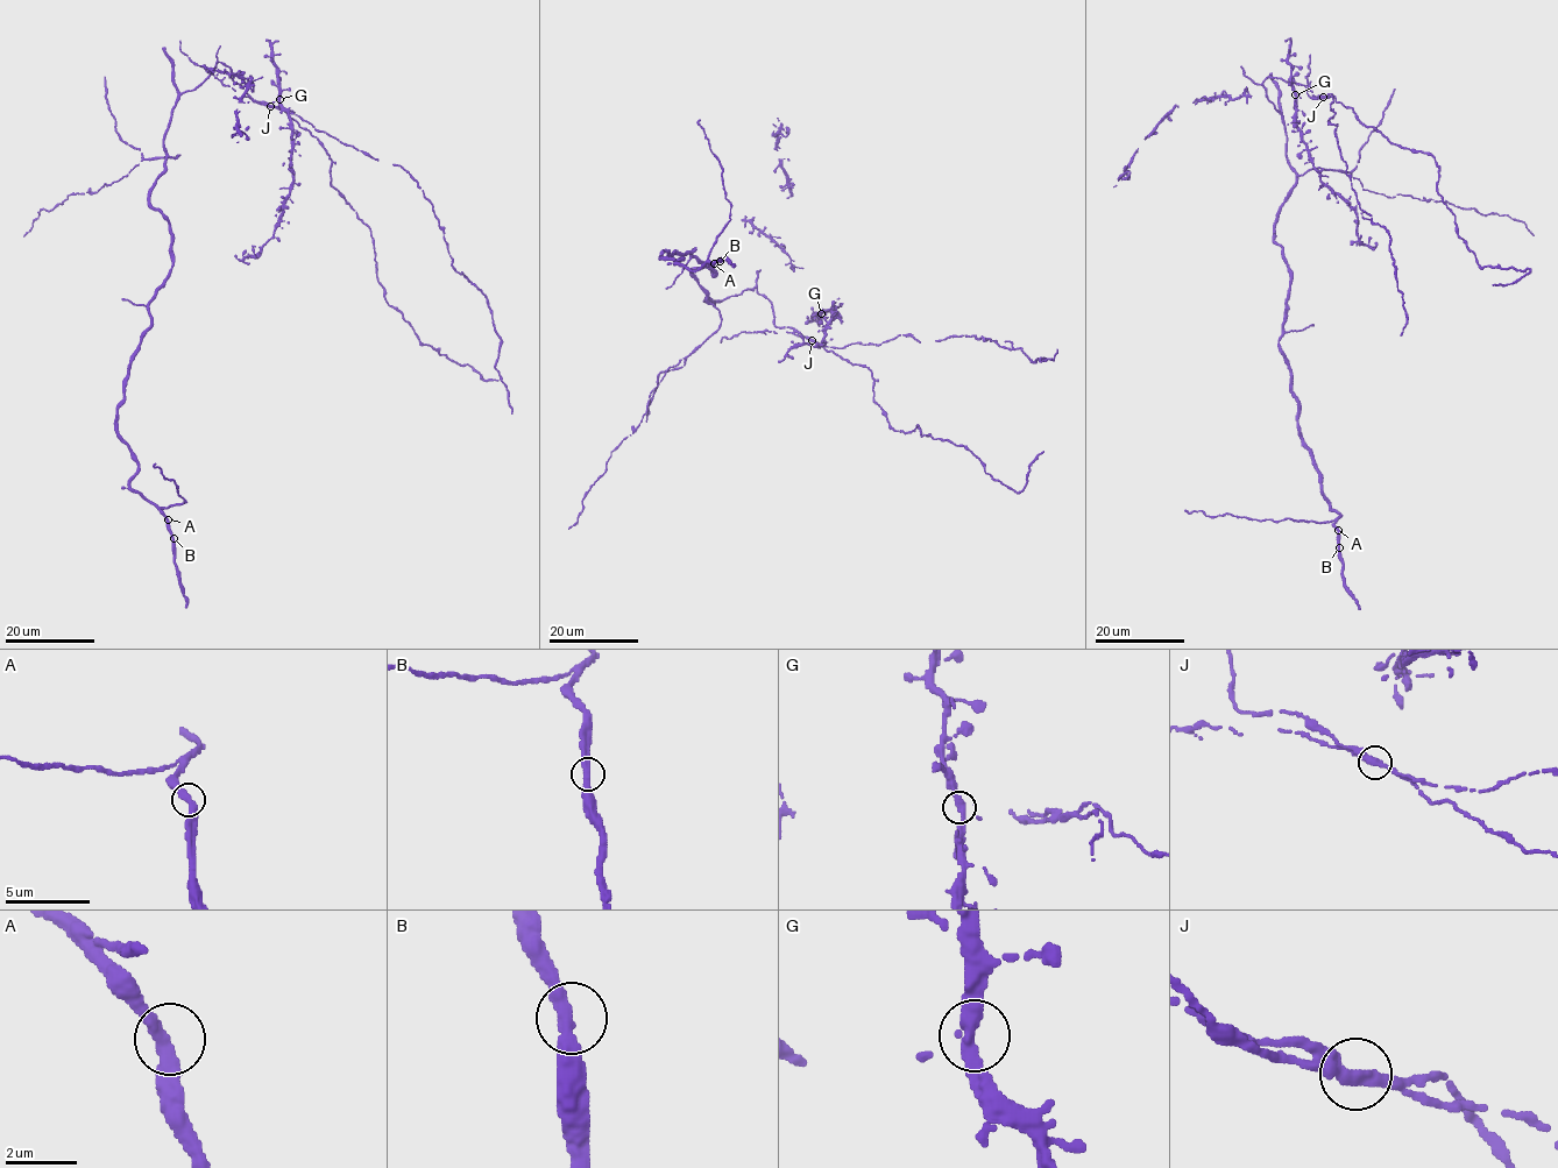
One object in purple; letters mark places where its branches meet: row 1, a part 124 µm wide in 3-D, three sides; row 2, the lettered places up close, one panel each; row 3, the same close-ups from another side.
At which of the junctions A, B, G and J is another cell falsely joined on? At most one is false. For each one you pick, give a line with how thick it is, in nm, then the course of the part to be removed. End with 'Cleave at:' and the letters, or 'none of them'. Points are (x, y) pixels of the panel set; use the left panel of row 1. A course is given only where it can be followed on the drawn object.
Cleave at: none of them

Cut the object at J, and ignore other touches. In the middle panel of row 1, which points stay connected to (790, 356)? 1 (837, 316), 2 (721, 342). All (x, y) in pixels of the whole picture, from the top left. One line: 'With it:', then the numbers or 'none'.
With it: 1

